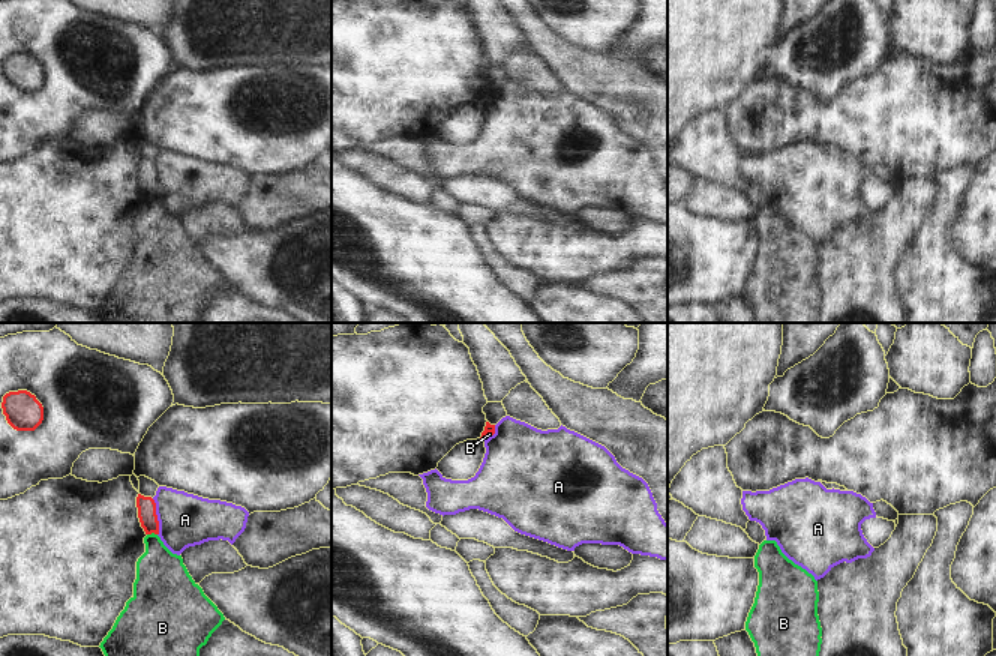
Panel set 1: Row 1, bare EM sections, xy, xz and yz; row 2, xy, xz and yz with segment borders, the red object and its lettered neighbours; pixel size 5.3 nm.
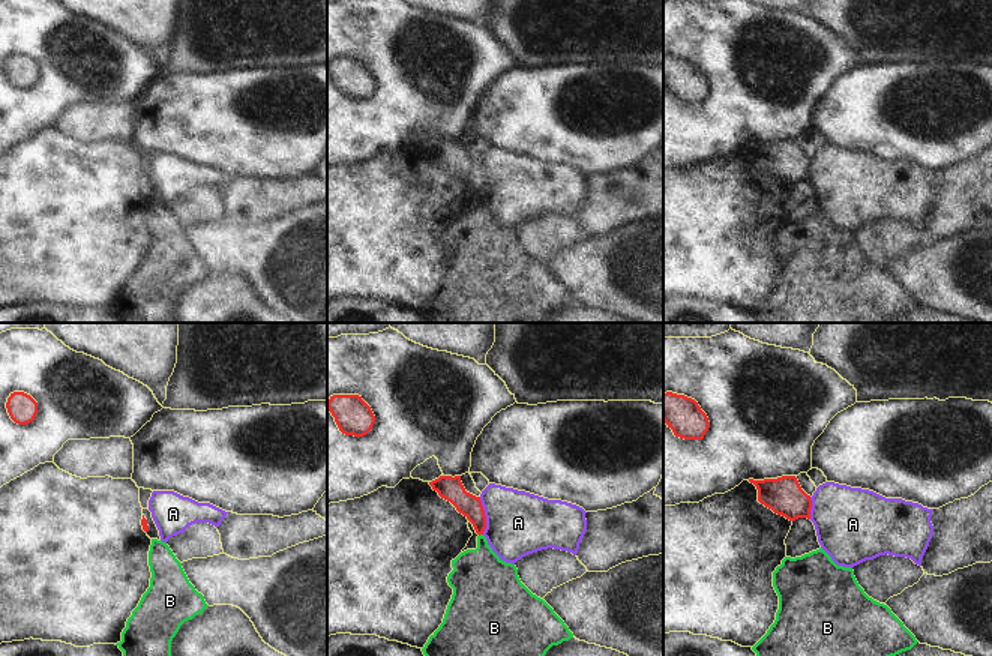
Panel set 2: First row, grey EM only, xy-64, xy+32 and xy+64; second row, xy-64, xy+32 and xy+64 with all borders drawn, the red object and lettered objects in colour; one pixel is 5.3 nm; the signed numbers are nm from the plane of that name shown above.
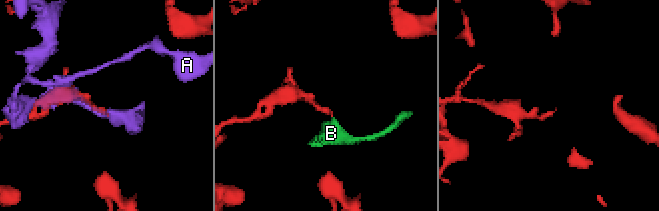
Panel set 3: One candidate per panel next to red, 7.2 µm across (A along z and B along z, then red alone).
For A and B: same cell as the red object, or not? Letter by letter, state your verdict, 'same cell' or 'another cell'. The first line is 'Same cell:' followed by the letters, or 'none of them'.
Same cell: none of them
A: another cell
B: another cell

